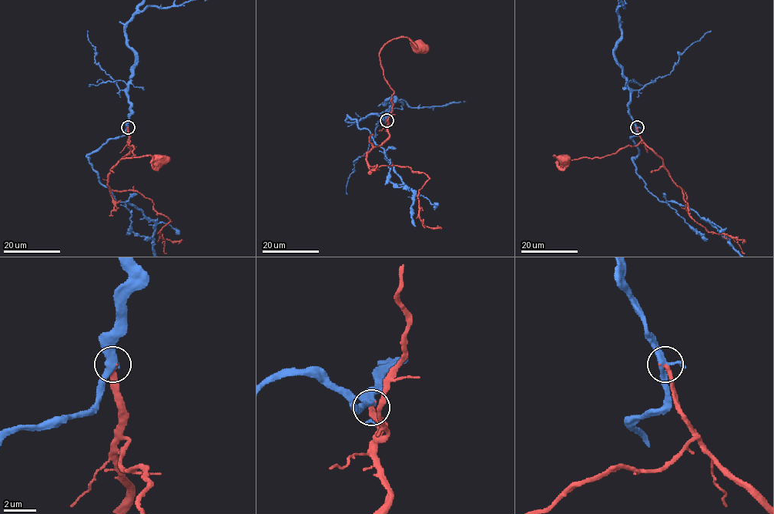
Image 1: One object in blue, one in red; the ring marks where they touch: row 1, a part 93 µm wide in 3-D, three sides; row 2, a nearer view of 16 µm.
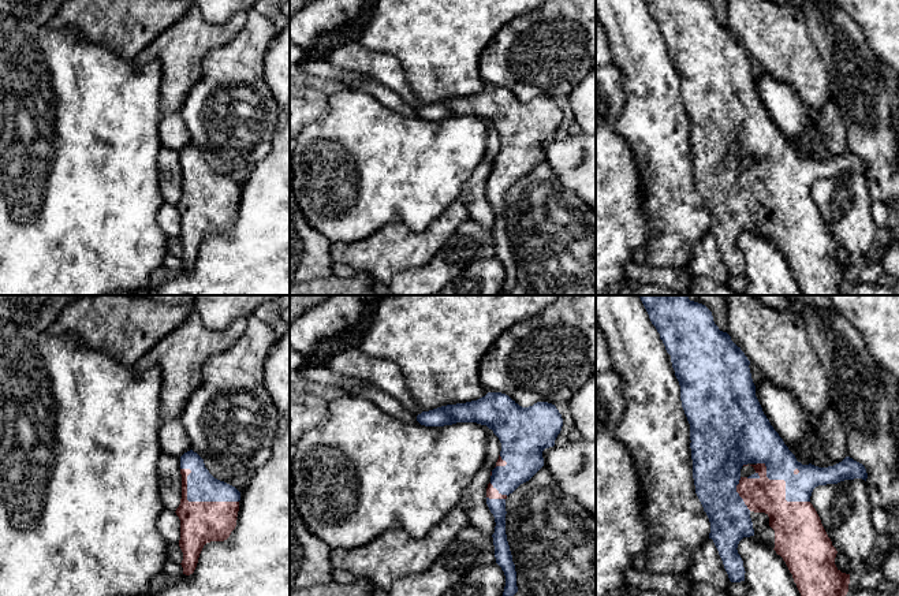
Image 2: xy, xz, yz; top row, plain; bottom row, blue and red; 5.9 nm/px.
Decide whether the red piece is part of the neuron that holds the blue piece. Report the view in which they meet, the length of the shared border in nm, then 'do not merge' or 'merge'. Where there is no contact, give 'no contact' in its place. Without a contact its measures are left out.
meets blue in xy; contact 400 nm long; merge

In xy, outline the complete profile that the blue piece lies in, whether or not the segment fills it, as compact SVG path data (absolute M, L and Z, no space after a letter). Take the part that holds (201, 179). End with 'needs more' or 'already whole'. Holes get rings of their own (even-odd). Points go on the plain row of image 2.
M193 144L180 150L182 193L176 202L180 213L179 241L183 268L194 267L206 236L224 235L236 220L240 186L217 172Z | needs more

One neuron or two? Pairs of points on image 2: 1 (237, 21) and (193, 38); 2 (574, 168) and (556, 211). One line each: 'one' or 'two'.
1: one
2: two

